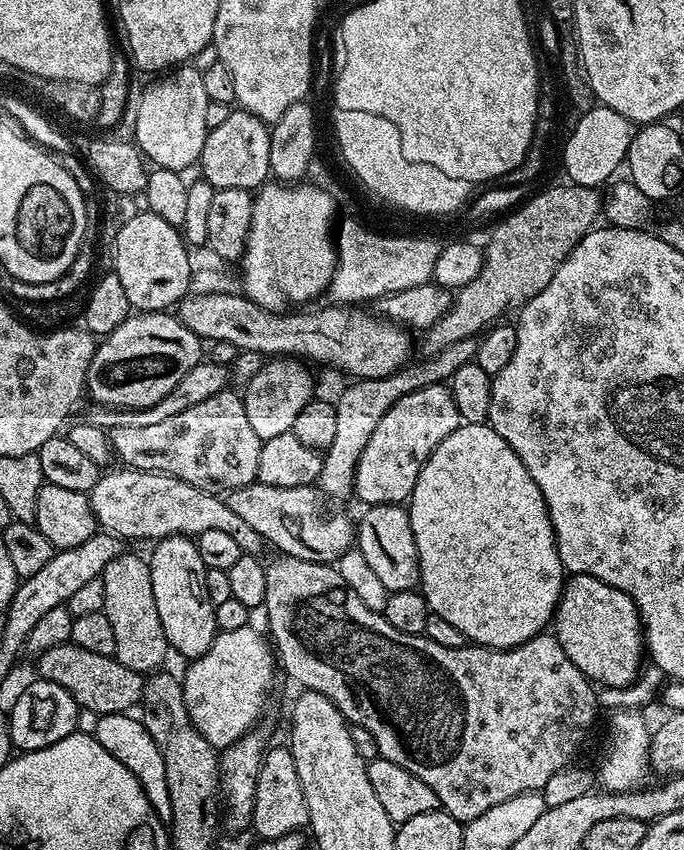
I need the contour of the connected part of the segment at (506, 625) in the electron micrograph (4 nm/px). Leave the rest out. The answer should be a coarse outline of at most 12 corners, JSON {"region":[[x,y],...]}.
{"region":[[461,423],[407,501],[428,611],[481,648],[553,623],[542,490]]}

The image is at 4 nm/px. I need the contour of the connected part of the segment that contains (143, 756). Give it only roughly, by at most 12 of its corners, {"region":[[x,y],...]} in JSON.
{"region":[[99,715],[92,735],[171,823],[166,764],[141,719]]}

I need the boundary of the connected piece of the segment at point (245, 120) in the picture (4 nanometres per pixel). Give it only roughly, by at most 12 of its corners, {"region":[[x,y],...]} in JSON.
{"region":[[229,111],[198,161],[211,188],[259,189],[270,128]]}

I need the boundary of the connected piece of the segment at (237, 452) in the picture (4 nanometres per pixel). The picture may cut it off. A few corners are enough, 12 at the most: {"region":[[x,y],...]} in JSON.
{"region":[[241,393],[118,426],[121,465],[213,494],[257,483]]}

